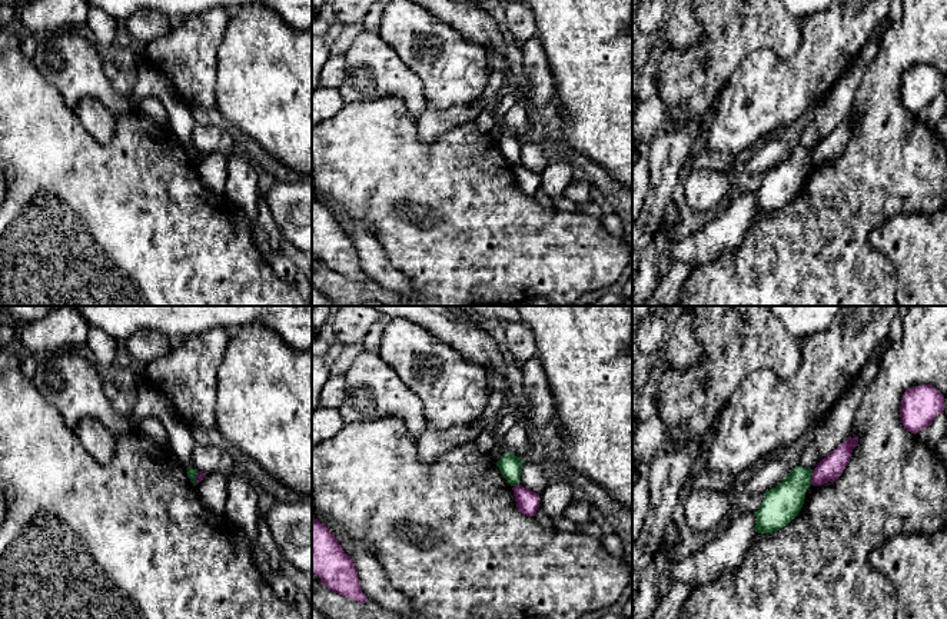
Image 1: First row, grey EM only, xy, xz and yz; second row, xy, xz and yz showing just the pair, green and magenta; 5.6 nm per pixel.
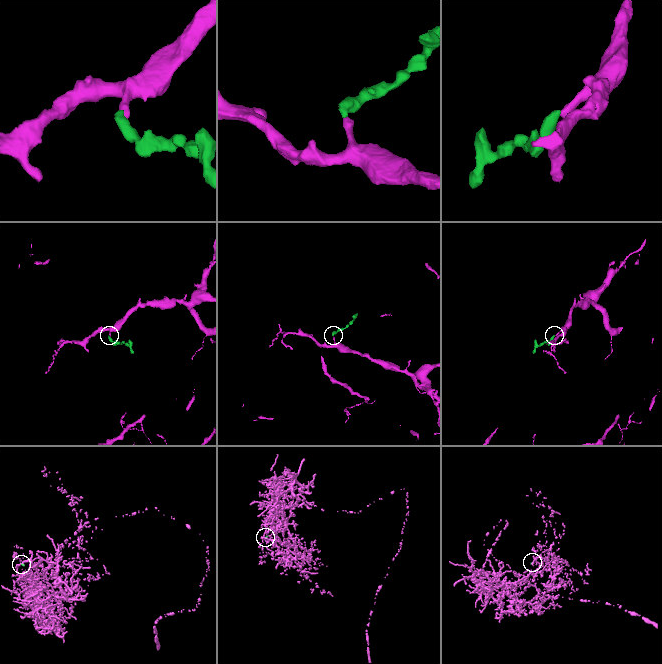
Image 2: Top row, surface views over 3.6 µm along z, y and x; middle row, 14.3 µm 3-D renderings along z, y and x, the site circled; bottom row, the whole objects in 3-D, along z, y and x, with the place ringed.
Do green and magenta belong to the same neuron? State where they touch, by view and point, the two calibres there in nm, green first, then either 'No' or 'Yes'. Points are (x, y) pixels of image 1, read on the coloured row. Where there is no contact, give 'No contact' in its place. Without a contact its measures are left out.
Touches green at yz (811, 476). Thickness 200 nm (green) against 140 nm. No

